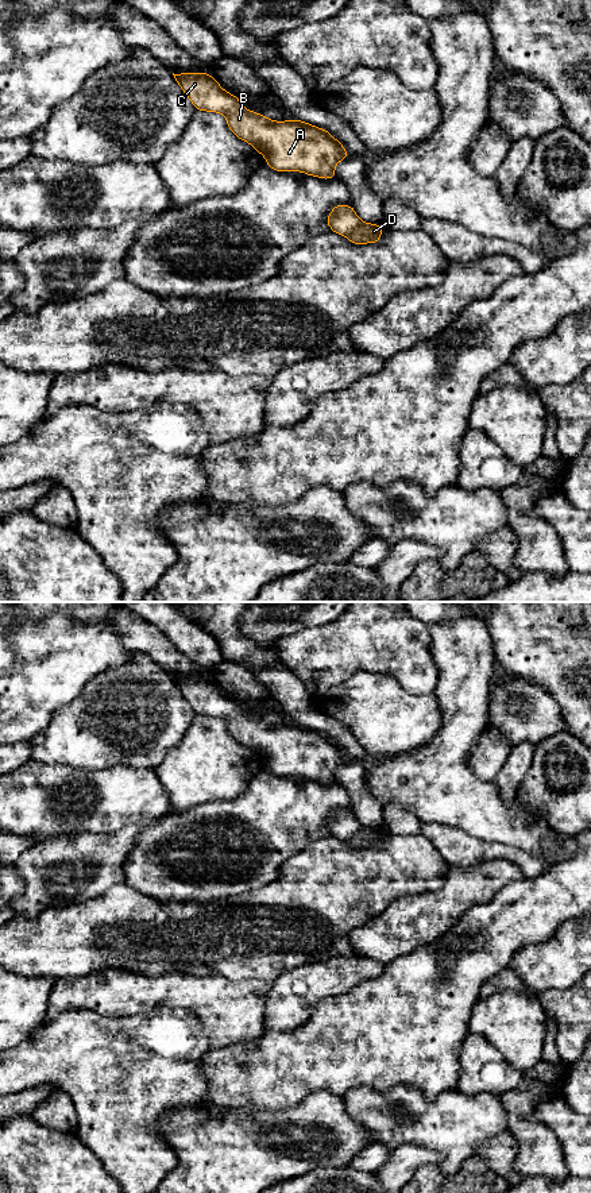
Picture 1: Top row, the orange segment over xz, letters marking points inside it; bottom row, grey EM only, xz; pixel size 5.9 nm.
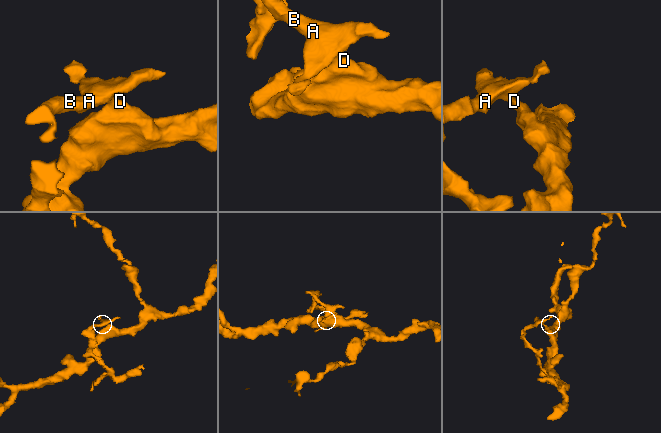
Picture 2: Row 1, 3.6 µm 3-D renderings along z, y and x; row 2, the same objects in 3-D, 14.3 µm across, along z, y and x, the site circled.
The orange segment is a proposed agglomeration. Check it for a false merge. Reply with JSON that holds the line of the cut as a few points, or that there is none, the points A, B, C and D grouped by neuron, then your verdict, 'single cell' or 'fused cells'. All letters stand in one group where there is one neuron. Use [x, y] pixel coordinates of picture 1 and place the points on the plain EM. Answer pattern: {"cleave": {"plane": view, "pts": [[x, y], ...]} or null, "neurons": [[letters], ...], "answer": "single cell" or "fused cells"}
{"cleave": {"plane": "xz", "pts": [[362, 827], [346, 840]]}, "neurons": [["A", "B", "C"], ["D"]], "answer": "fused cells"}

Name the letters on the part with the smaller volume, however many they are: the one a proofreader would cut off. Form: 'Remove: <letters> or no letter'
Remove: A, B, C

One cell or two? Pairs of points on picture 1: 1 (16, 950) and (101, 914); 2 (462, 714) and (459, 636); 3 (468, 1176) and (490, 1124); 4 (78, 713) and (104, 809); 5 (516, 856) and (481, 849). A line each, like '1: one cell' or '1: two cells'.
1: one cell
2: one cell
3: two cells
4: two cells
5: one cell

